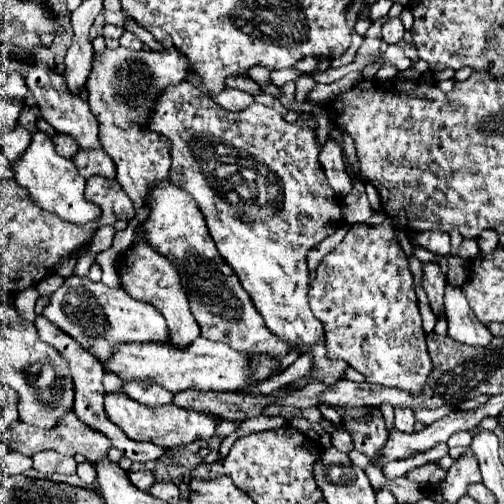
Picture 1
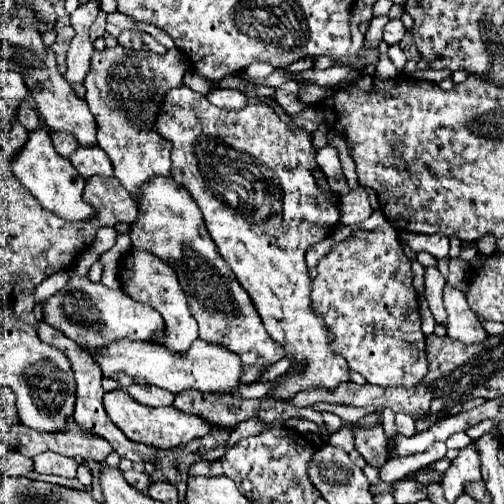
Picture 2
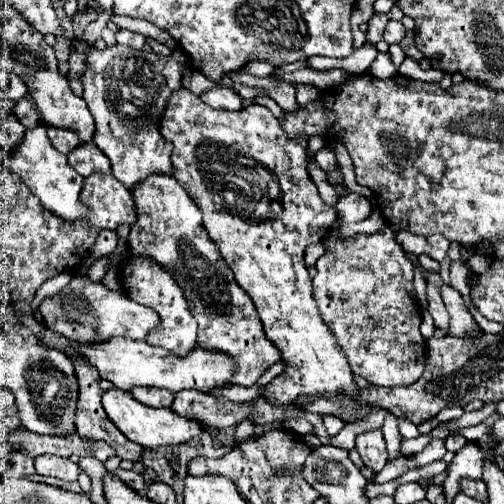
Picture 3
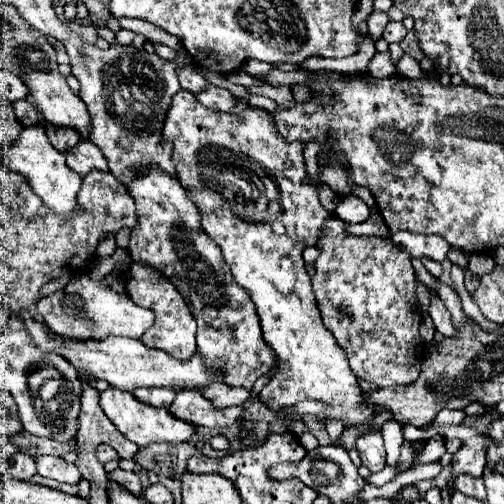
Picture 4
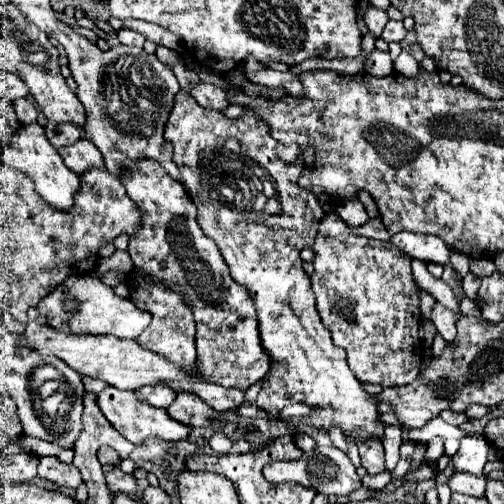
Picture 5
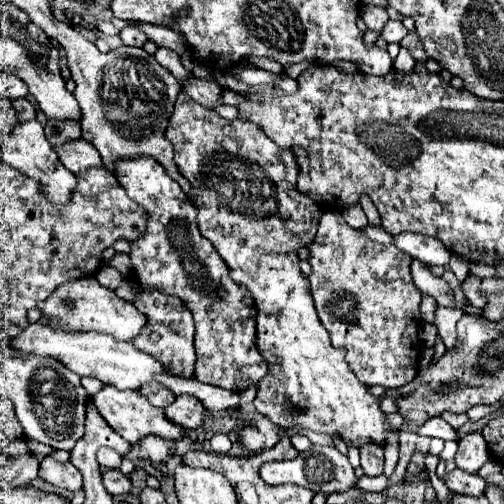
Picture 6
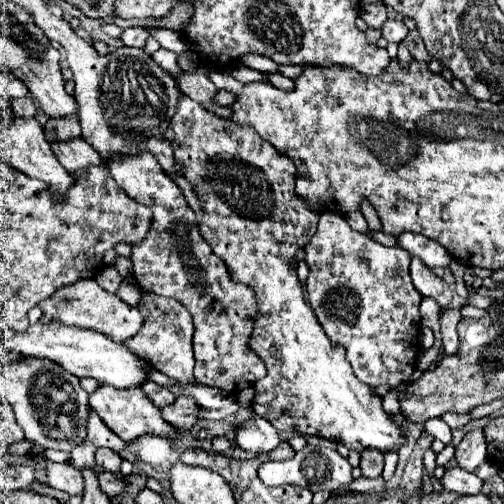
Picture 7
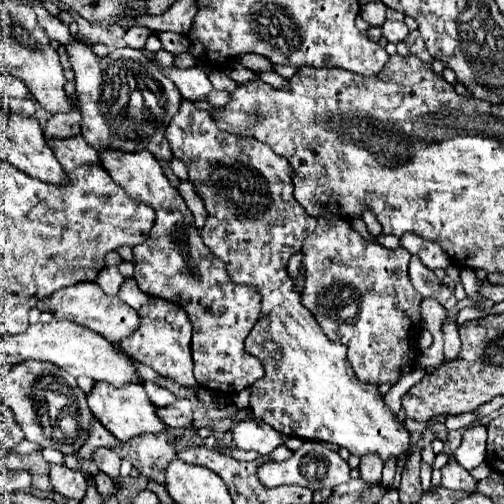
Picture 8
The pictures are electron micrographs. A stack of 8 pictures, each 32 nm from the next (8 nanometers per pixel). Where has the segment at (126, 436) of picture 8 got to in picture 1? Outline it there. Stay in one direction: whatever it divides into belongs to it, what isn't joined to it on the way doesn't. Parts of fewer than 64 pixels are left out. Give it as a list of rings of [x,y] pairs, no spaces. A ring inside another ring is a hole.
[[[114,392],[114,394],[106,394],[104,396],[104,408],[106,408],[106,416],[118,426],[122,428],[122,432],[132,438],[132,440],[146,440],[146,442],[154,442],[166,448],[174,448],[174,446],[186,446],[194,440],[208,440],[214,436],[216,430],[216,420],[212,420],[212,416],[208,416],[206,412],[192,412],[192,410],[184,410],[176,404],[166,404],[166,406],[158,406],[158,408],[148,408],[144,404],[138,404],[136,400],[128,398],[124,392]]]

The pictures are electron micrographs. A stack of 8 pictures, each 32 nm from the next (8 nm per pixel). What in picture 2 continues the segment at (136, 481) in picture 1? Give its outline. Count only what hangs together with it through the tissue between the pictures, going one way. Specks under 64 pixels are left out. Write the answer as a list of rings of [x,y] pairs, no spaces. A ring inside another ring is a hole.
[[[128,470],[128,472],[122,472],[124,474],[124,478],[136,488],[136,490],[140,490],[140,492],[144,492],[148,486],[150,486],[150,474],[146,474],[146,472],[136,472],[136,470]]]

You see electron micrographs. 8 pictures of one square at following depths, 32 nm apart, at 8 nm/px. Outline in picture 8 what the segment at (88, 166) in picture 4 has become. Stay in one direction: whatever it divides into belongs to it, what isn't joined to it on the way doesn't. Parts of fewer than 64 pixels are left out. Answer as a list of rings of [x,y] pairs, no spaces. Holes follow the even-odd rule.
[[[82,136],[66,140],[48,140],[48,146],[52,148],[54,156],[66,172],[72,172],[88,164],[100,164],[98,152],[94,148],[88,148],[88,142]]]

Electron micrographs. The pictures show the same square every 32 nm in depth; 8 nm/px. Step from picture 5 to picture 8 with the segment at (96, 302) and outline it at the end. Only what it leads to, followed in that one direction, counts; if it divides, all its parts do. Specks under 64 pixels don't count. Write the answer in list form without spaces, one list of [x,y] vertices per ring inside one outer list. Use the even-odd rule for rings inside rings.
[[[80,282],[80,284],[68,286],[68,288],[60,288],[50,298],[40,302],[38,306],[42,310],[50,310],[54,314],[54,318],[68,320],[68,322],[80,324],[84,328],[90,328],[114,344],[118,344],[122,338],[132,336],[136,332],[136,328],[140,326],[138,312],[134,308],[130,308],[128,304],[124,304],[118,296],[108,296],[96,282]]]

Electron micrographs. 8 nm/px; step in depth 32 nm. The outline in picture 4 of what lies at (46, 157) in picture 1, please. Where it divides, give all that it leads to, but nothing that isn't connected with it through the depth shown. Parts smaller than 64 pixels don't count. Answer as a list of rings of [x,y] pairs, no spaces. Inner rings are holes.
[[[40,124],[26,126],[20,134],[20,140],[16,140],[4,152],[4,160],[10,166],[10,170],[20,172],[28,180],[30,188],[42,198],[42,202],[50,210],[54,210],[58,214],[64,214],[64,216],[80,214],[78,192],[80,192],[80,186],[82,186],[82,178],[80,178],[80,174],[76,174],[72,168],[66,166],[64,154],[58,152],[56,148],[52,148],[52,144],[50,144],[50,140],[44,132],[44,126],[40,126]]]

